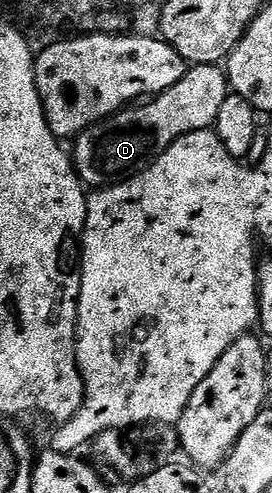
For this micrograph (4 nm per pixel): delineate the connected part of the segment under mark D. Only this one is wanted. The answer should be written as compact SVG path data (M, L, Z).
M196 65L187 68L184 79L176 87L166 89L157 97L151 97L122 109L113 117L85 129L73 142L72 160L74 170L83 186L91 190L120 185L138 177L184 135L192 131L209 129L217 117L223 116L226 102L231 94L228 73L217 65Z

